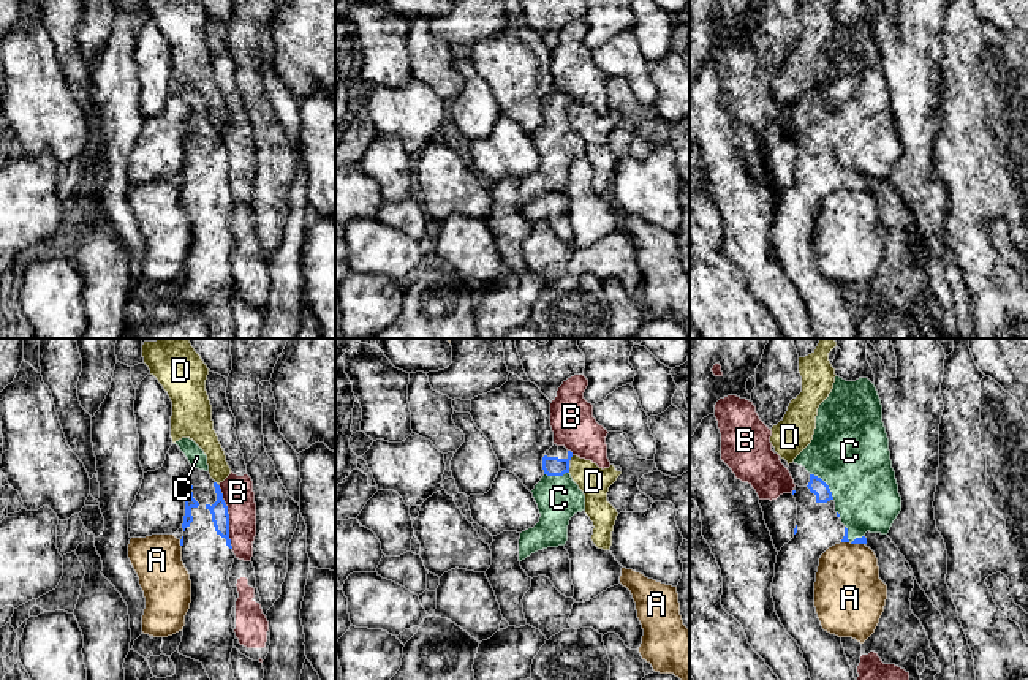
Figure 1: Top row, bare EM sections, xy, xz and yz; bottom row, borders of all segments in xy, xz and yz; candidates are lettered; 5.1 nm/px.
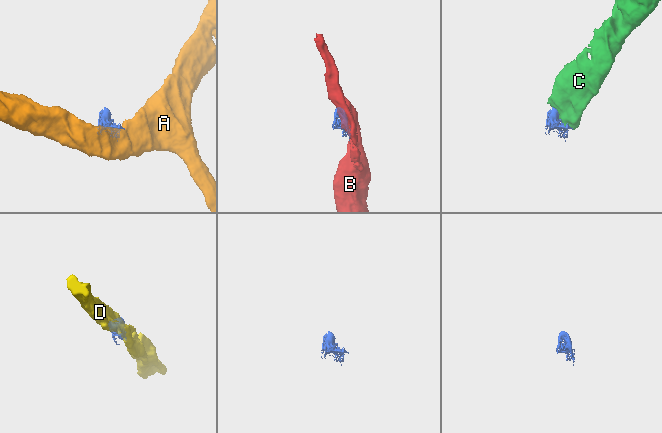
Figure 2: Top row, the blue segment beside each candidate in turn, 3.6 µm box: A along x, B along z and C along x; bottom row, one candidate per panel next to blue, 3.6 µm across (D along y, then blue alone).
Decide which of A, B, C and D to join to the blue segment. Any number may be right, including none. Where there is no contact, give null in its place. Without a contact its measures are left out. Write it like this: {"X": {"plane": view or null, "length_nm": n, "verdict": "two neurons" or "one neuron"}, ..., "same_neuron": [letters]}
{"A": {"plane": "yz", "length_nm": 120, "verdict": "two neurons"}, "B": {"plane": "xy", "length_nm": 340, "verdict": "two neurons"}, "C": {"plane": "yz", "length_nm": 180, "verdict": "one neuron"}, "D": {"plane": "xz", "length_nm": 30, "verdict": "two neurons"}, "same_neuron": ["C"]}

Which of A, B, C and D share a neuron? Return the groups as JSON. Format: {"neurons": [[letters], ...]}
{"neurons": [["A"], ["B"], ["C"], ["D"]]}

